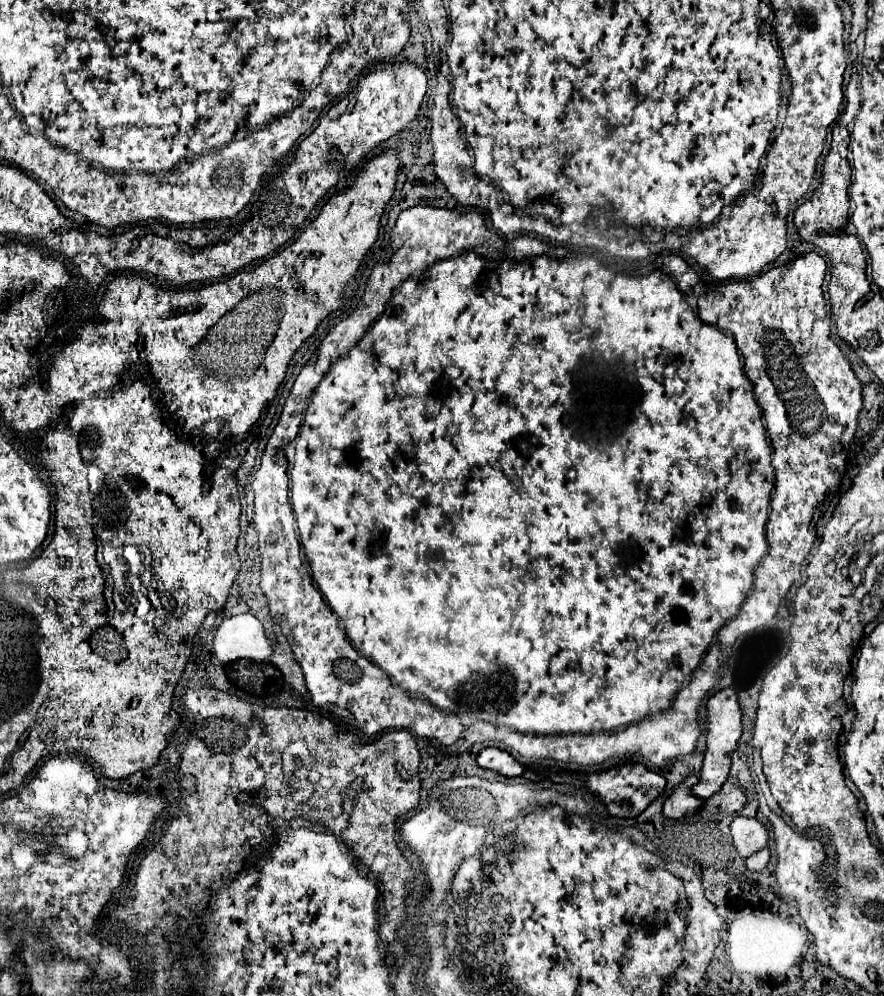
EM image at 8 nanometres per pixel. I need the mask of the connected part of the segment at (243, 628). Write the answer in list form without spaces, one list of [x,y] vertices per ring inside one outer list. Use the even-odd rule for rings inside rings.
[[[239,614],[221,622],[213,638],[213,652],[225,664],[239,658],[265,662],[273,650],[263,624],[253,614]]]

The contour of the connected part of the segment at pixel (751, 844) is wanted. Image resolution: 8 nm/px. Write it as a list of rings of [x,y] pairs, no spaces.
[[[737,816],[731,822],[731,836],[733,836],[733,844],[737,848],[737,854],[743,860],[749,858],[751,854],[755,854],[755,850],[761,850],[767,846],[767,830],[755,818]]]

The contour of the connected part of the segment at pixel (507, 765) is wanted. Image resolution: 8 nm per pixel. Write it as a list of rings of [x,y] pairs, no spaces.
[[[485,748],[479,756],[477,756],[477,764],[485,770],[493,770],[499,772],[501,776],[523,776],[525,768],[523,764],[519,764],[509,752],[499,750],[499,748]]]

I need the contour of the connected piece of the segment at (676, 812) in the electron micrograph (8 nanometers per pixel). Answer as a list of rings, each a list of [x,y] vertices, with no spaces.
[[[689,776],[679,786],[675,786],[675,790],[671,792],[671,796],[663,804],[663,814],[667,818],[683,818],[683,816],[689,816],[695,810],[699,810],[699,806],[703,804],[703,800],[699,800],[699,798],[695,798],[691,794],[691,786],[697,780],[699,780],[697,776]]]

